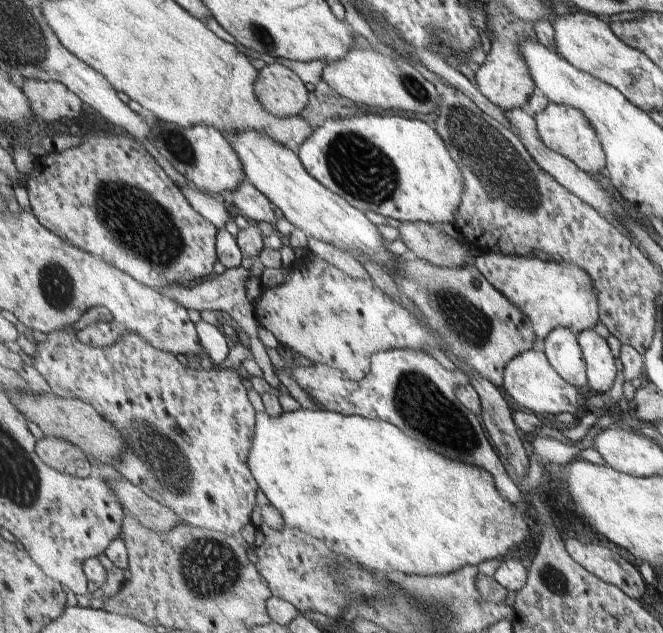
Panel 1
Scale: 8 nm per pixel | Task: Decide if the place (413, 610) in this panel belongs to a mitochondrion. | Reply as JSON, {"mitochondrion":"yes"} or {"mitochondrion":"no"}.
{"mitochondrion":"yes"}

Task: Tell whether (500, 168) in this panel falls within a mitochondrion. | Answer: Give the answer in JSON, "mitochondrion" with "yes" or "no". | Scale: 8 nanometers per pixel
{"mitochondrion":"yes"}

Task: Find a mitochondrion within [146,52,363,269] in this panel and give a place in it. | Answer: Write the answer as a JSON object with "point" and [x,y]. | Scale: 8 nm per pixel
{"point":[179,149]}

